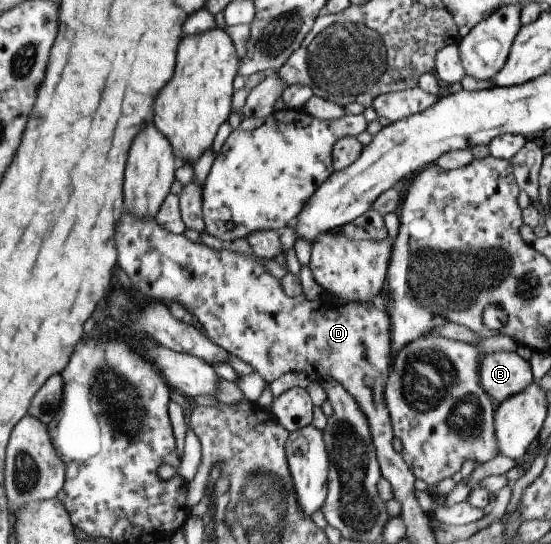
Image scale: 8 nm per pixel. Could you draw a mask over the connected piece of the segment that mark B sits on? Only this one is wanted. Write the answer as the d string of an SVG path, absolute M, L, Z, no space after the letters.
M499 351L480 359L478 377L481 388L494 406L522 391L534 380L528 362L516 352Z

